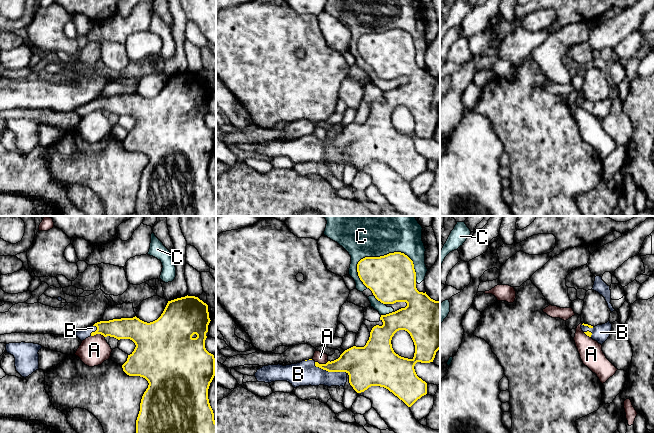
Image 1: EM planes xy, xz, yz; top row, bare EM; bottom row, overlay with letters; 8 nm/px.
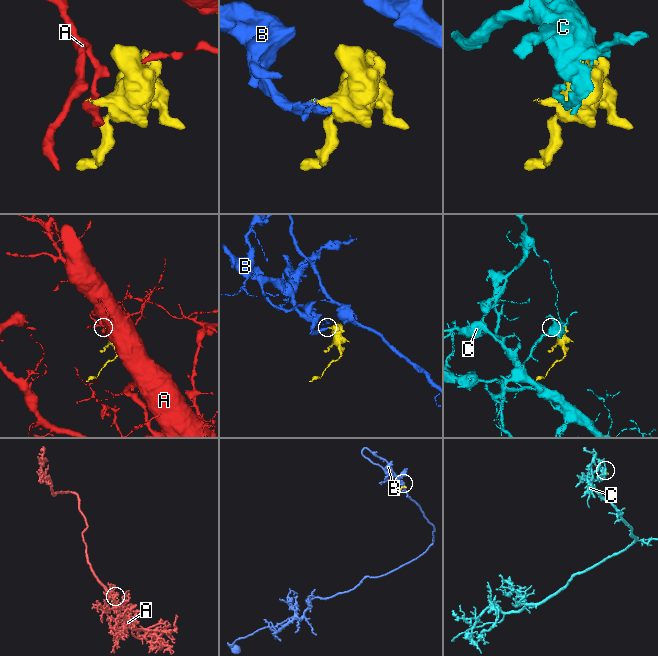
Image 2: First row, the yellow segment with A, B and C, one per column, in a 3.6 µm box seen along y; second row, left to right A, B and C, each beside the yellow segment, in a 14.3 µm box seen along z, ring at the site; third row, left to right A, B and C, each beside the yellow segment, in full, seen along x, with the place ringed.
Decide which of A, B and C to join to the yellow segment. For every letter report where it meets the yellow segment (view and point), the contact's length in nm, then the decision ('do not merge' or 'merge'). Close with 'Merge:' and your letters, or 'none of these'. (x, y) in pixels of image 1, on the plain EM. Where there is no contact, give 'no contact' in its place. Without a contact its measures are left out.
A: xy (98, 109) | 110 nm | do not merge
B: xz (329, 147) | 280 nm | merge
C: xz (394, 28) | 500 nm | do not merge
Merge: B

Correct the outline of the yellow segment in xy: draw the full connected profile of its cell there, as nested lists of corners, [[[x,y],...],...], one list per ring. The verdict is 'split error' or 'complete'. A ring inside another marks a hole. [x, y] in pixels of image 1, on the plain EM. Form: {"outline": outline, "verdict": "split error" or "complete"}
{"outline": [[[185,72],[168,77],[161,92],[150,99],[137,94],[121,94],[100,97],[75,108],[81,116],[101,110],[118,116],[130,115],[136,123],[122,141],[129,152],[145,154],[149,161],[144,168],[140,187],[136,196],[136,216],[216,216],[216,198],[208,175],[208,165],[215,152],[215,134],[205,124],[208,101],[210,99],[208,81],[195,72]]], "verdict": "split error"}

